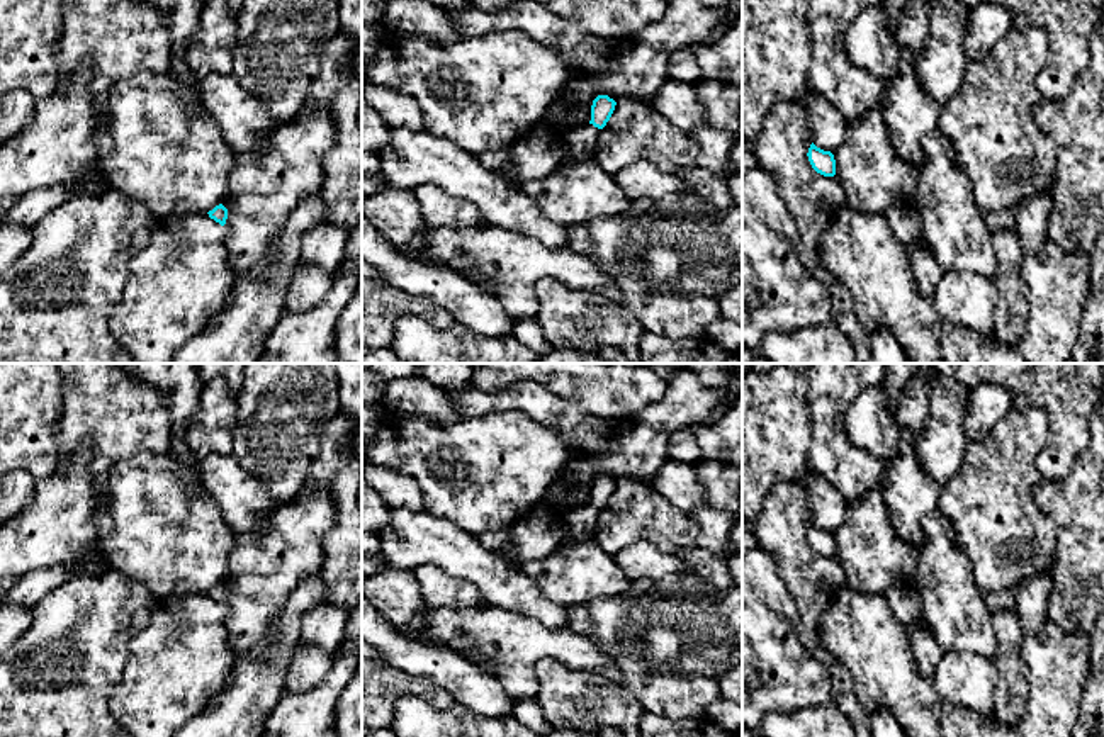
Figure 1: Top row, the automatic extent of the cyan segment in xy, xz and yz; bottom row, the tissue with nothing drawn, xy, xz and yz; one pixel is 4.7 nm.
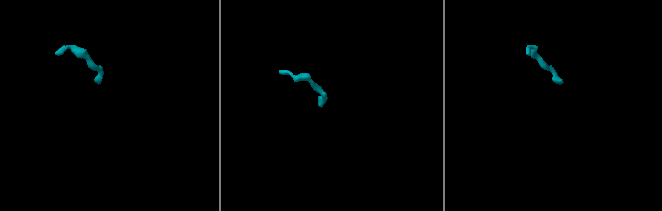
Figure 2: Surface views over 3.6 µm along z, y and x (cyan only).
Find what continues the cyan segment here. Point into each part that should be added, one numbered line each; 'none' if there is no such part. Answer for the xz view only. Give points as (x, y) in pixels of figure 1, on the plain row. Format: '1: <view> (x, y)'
1: xz (580, 525)

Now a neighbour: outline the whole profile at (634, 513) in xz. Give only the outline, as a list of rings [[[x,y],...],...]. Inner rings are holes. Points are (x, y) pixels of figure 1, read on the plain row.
[[[622,479],[600,509],[593,540],[608,555],[635,542],[652,542],[662,552],[681,557],[696,545],[698,533],[696,521],[657,494],[652,484]]]

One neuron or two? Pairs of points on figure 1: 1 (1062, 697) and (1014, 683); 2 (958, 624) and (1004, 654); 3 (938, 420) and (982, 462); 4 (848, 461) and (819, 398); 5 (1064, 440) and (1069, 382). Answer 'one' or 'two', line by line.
1: two
2: two
3: two
4: one
5: one

